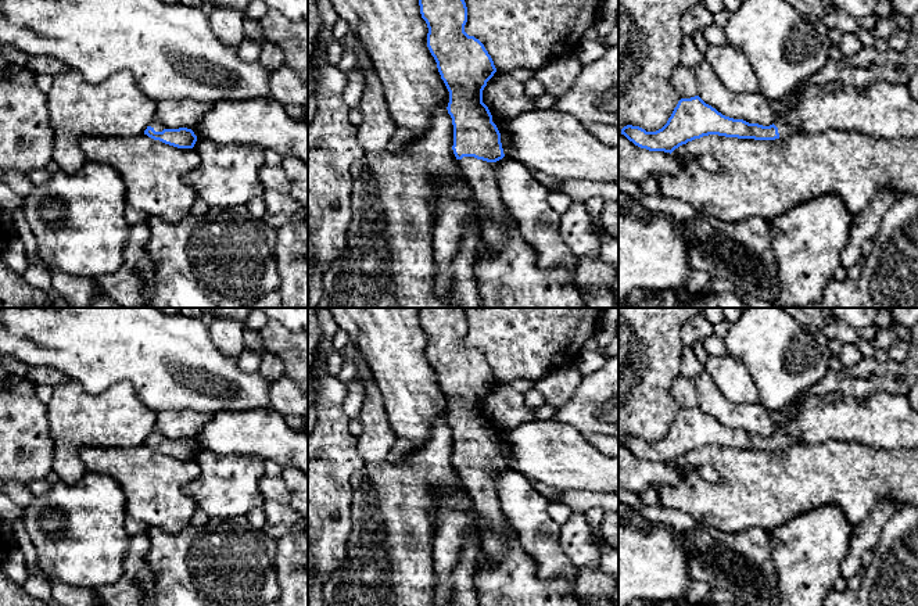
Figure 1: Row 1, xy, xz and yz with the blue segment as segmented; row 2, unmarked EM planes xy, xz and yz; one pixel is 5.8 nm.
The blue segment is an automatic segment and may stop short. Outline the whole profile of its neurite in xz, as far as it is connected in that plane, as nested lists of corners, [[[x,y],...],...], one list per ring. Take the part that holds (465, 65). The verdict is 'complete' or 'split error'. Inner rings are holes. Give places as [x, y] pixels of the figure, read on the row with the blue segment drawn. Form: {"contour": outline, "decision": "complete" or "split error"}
{"contour": [[[419,0],[422,18],[426,21],[427,47],[437,62],[438,72],[449,92],[448,114],[453,125],[453,154],[467,186],[480,204],[483,229],[481,243],[485,250],[496,252],[509,239],[506,207],[502,201],[495,162],[505,157],[501,133],[492,122],[488,107],[483,103],[483,90],[496,68],[484,44],[465,32],[467,7],[465,0]]], "decision": "split error"}

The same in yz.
{"contour": [[[699,96],[681,98],[667,123],[656,130],[646,132],[639,126],[627,125],[621,129],[630,141],[649,151],[673,153],[682,144],[709,135],[725,137],[775,140],[799,132],[785,118],[770,126],[749,123],[722,115]]], "decision": "split error"}

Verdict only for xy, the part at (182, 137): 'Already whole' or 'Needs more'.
Needs more

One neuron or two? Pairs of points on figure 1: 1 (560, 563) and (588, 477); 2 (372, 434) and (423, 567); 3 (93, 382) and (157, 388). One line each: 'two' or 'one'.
1: two
2: one
3: one

